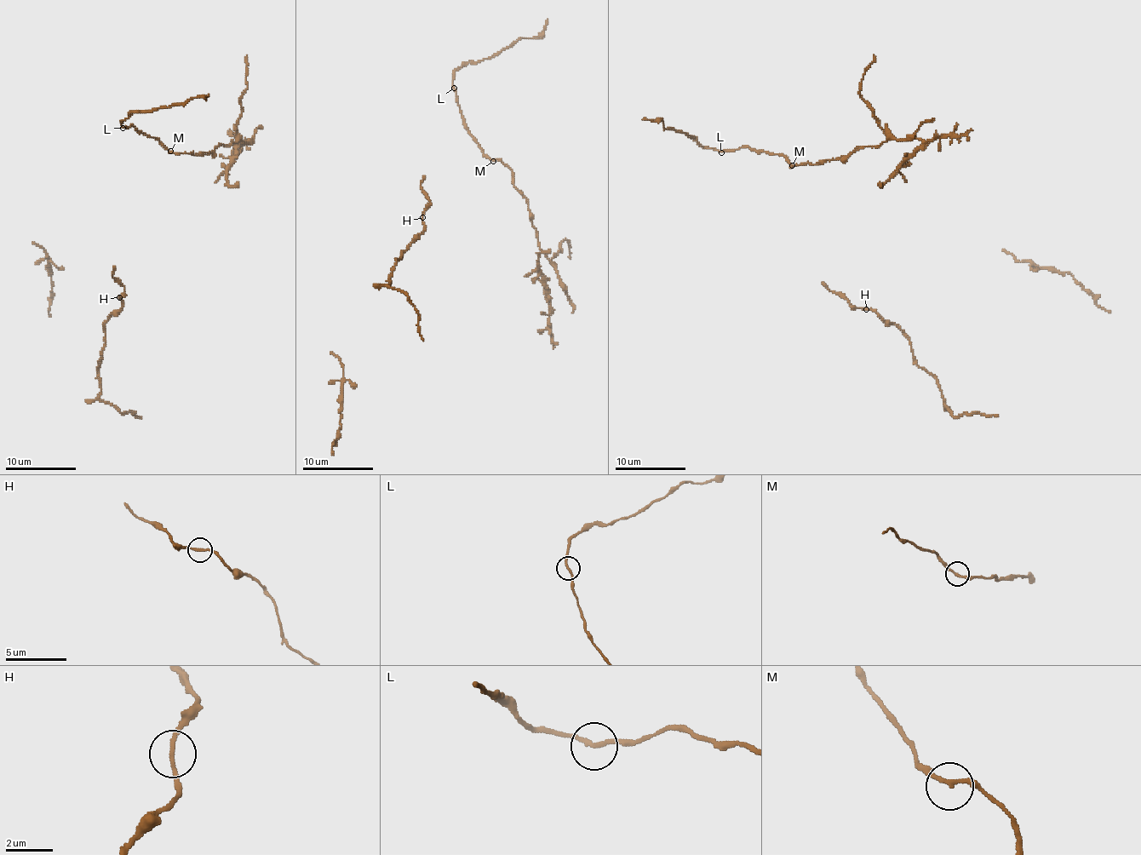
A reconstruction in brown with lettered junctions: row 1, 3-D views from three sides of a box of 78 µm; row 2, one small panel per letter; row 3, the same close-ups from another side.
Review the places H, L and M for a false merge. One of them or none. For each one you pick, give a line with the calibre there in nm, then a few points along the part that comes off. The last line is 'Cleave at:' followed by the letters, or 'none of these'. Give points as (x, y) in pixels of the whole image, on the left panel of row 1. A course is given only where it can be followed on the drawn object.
Cleave at: none of these

